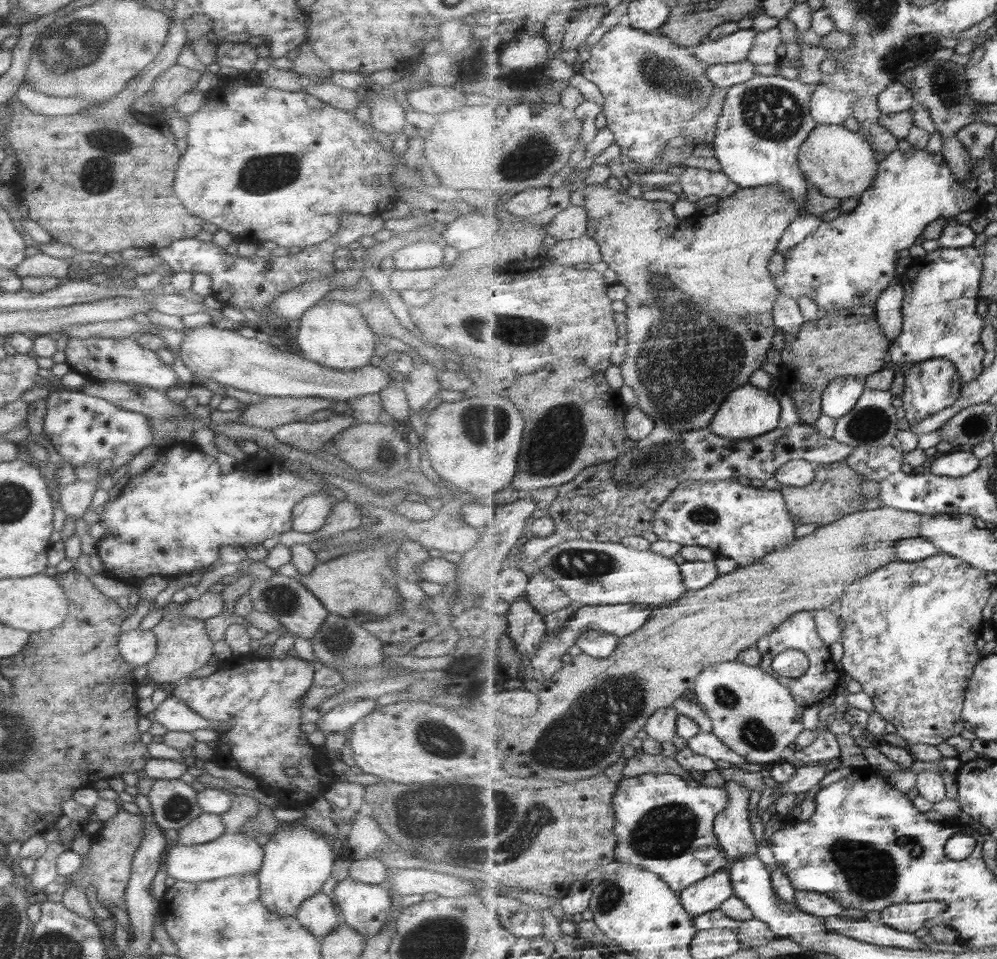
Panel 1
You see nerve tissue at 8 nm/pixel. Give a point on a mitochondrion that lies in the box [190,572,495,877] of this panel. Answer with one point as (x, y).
(439, 739)

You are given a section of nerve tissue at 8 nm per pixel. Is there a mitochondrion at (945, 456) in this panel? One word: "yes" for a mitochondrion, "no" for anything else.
no

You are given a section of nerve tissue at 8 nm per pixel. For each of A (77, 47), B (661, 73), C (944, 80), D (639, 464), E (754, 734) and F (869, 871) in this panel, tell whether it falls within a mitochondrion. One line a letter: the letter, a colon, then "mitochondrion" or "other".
A: mitochondrion
B: mitochondrion
C: mitochondrion
D: mitochondrion
E: mitochondrion
F: mitochondrion

